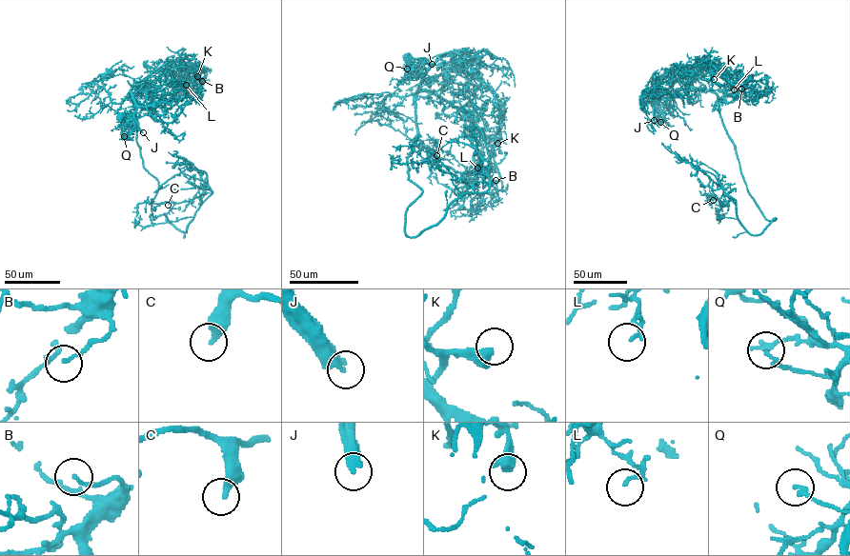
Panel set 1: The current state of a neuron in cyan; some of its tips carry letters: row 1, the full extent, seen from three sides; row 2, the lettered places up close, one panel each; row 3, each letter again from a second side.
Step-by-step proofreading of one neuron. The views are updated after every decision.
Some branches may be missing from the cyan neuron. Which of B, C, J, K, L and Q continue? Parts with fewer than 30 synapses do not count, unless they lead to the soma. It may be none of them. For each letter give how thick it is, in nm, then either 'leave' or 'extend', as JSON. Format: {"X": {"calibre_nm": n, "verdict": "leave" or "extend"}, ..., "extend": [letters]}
{"B": {"calibre_nm": 120, "verdict": "leave"}, "C": {"calibre_nm": 400, "verdict": "leave"}, "J": {"calibre_nm": 440, "verdict": "extend"}, "K": {"calibre_nm": 440, "verdict": "extend"}, "L": {"calibre_nm": 110, "verdict": "leave"}, "Q": {"calibre_nm": 170, "verdict": "extend"}, "extend": ["J", "K", "Q"]}

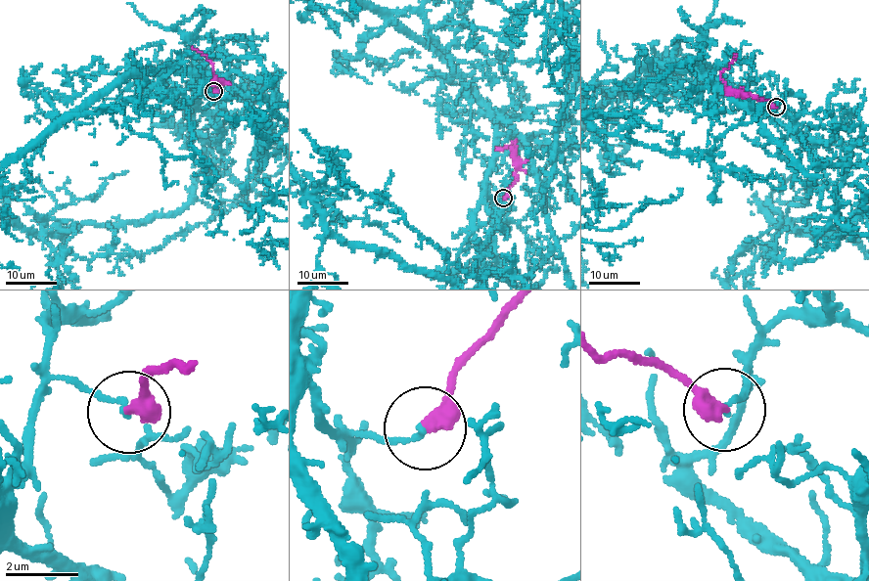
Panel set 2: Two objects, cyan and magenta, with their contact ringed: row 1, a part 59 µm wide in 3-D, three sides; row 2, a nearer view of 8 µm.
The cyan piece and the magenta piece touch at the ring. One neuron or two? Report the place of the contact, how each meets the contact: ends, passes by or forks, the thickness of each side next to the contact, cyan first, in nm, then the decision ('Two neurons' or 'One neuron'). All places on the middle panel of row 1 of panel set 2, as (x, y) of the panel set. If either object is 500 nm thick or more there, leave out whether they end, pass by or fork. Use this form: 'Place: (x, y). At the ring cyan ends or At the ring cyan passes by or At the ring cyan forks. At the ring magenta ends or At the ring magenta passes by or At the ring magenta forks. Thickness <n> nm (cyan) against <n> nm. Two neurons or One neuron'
Place: (503, 198). At the ring cyan ends. At the ring magenta ends. Thickness 140 nm (cyan) against 440 nm. Two neurons

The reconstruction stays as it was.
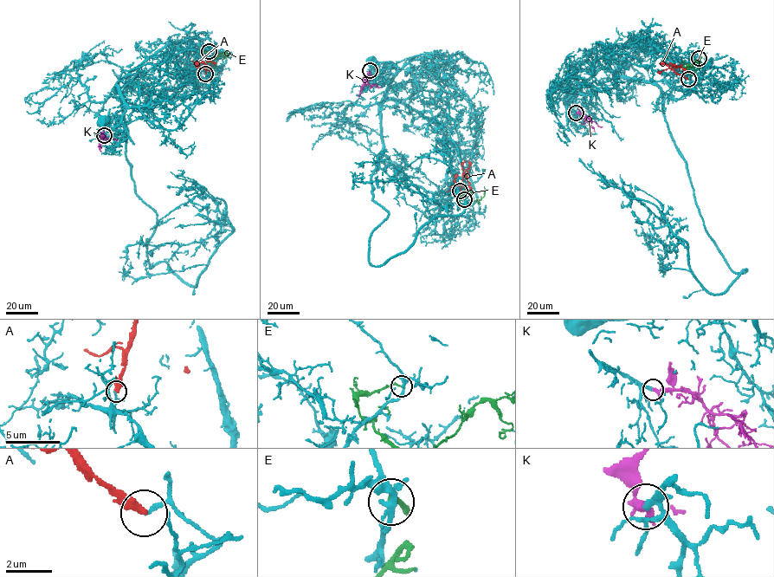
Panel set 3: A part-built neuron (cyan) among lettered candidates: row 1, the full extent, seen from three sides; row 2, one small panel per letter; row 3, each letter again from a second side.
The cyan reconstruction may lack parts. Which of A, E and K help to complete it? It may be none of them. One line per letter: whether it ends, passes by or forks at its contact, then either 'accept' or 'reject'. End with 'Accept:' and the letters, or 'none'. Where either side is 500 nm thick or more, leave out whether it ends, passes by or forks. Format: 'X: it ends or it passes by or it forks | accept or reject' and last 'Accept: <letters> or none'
A: it ends | reject
E: it ends | reject
K: it ends | accept
Accept: K

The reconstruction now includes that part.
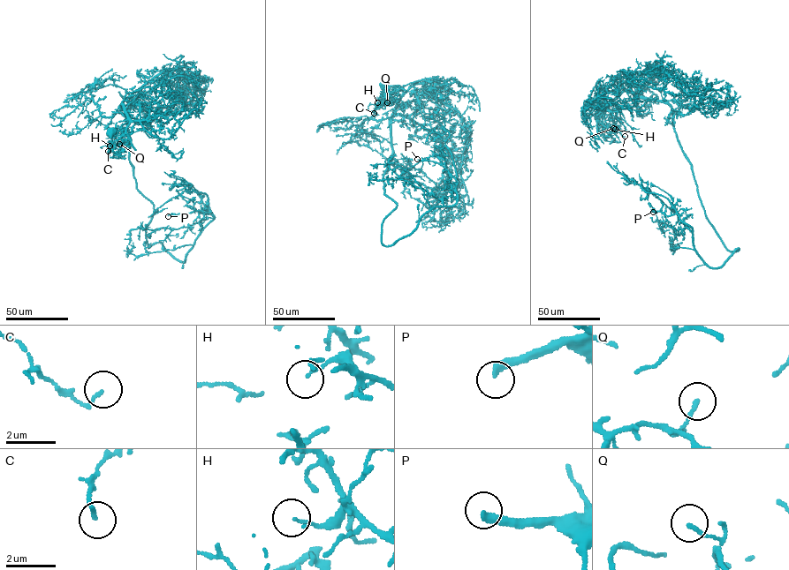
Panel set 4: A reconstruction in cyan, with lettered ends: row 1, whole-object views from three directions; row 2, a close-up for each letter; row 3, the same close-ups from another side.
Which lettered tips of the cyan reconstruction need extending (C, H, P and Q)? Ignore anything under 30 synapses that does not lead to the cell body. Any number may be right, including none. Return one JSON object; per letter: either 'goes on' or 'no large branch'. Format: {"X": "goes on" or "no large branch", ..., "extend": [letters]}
{"C": "no large branch", "H": "no large branch", "P": "goes on", "Q": "no large branch", "extend": ["P"]}

